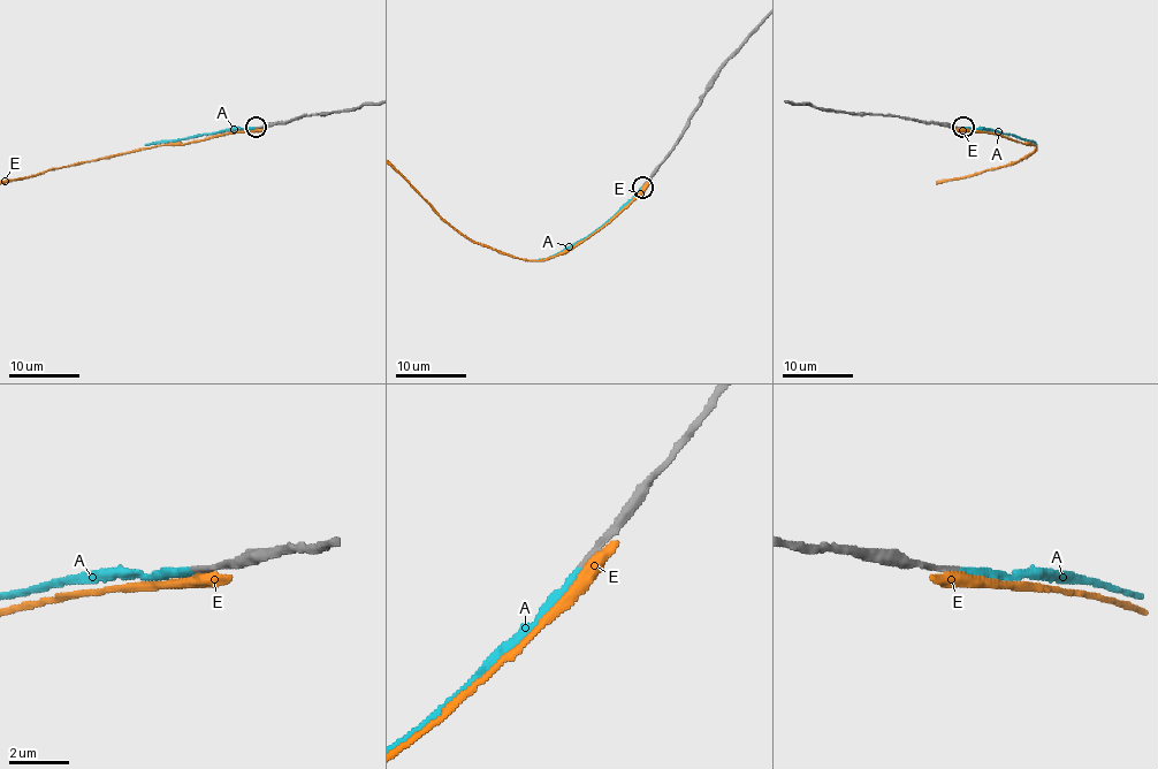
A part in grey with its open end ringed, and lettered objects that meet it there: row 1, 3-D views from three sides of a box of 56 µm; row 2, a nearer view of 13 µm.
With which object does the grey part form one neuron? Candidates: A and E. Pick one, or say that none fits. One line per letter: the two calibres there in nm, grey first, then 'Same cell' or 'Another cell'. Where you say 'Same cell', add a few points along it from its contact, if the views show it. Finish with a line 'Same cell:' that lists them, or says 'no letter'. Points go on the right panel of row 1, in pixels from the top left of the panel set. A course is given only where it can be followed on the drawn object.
A: Thickness 200 nm (grey) against 240 nm. Same cell. Its course: (961, 128), (995, 129), (1033, 139), (1036, 145)
E: Thickness 240 nm (grey) against 550 nm. Another cell
Same cell: A

